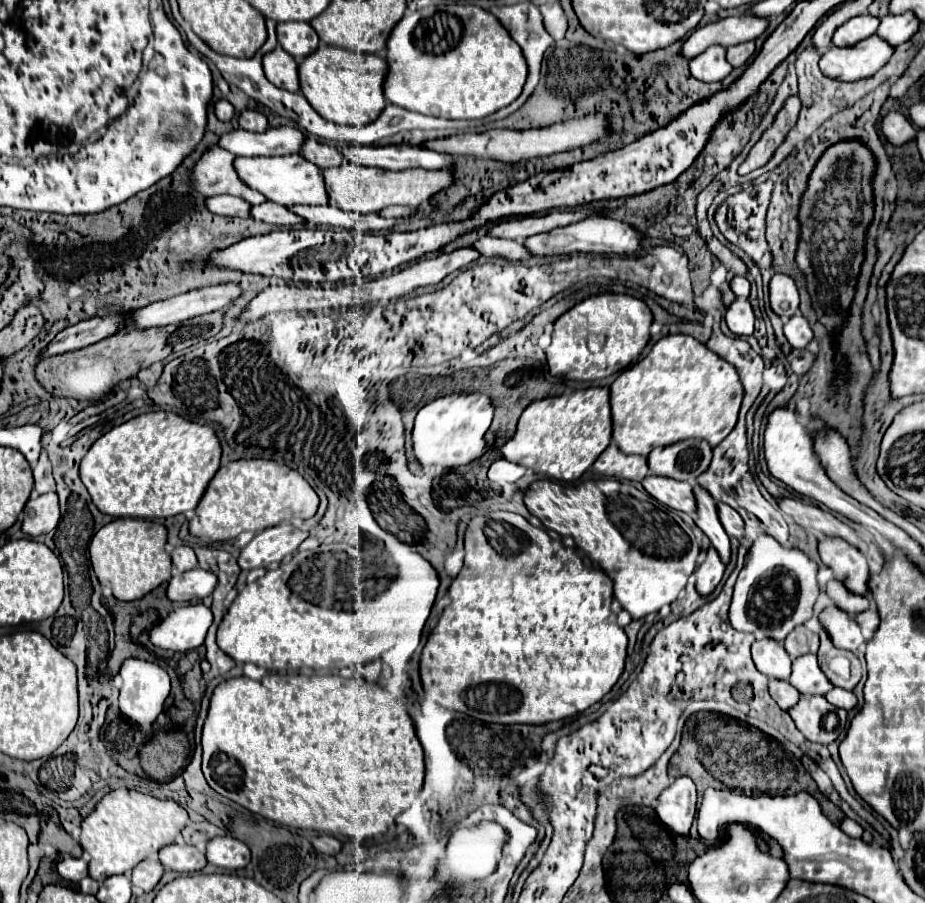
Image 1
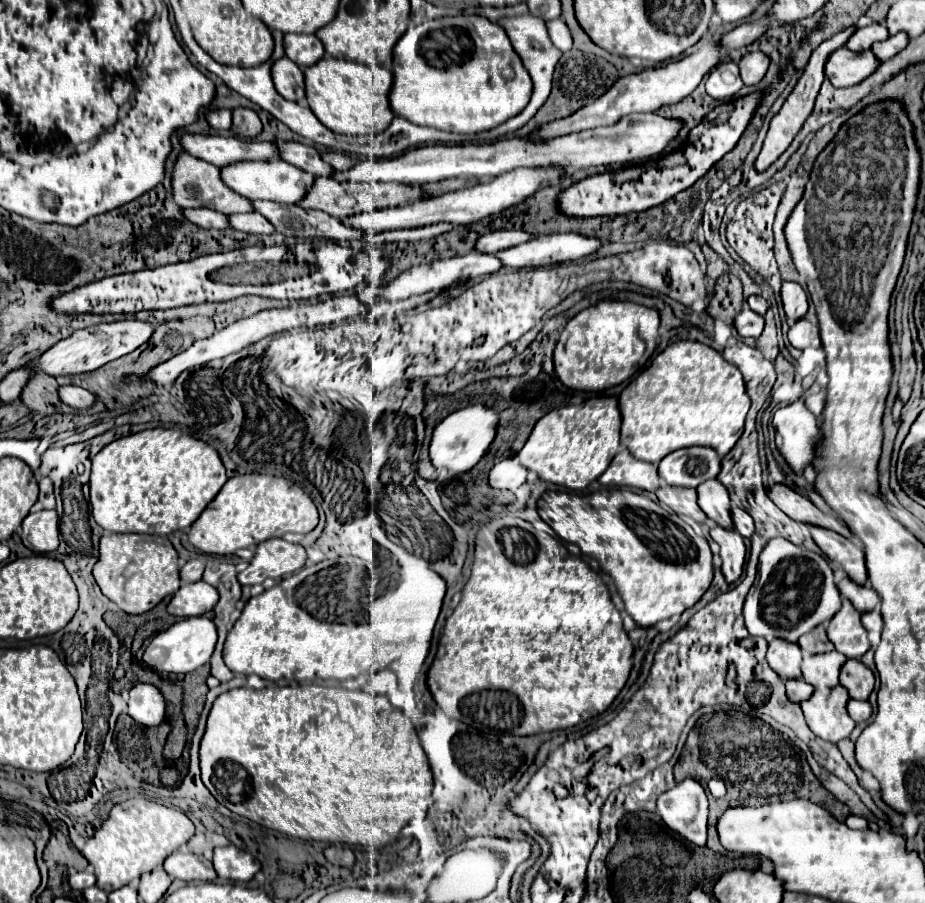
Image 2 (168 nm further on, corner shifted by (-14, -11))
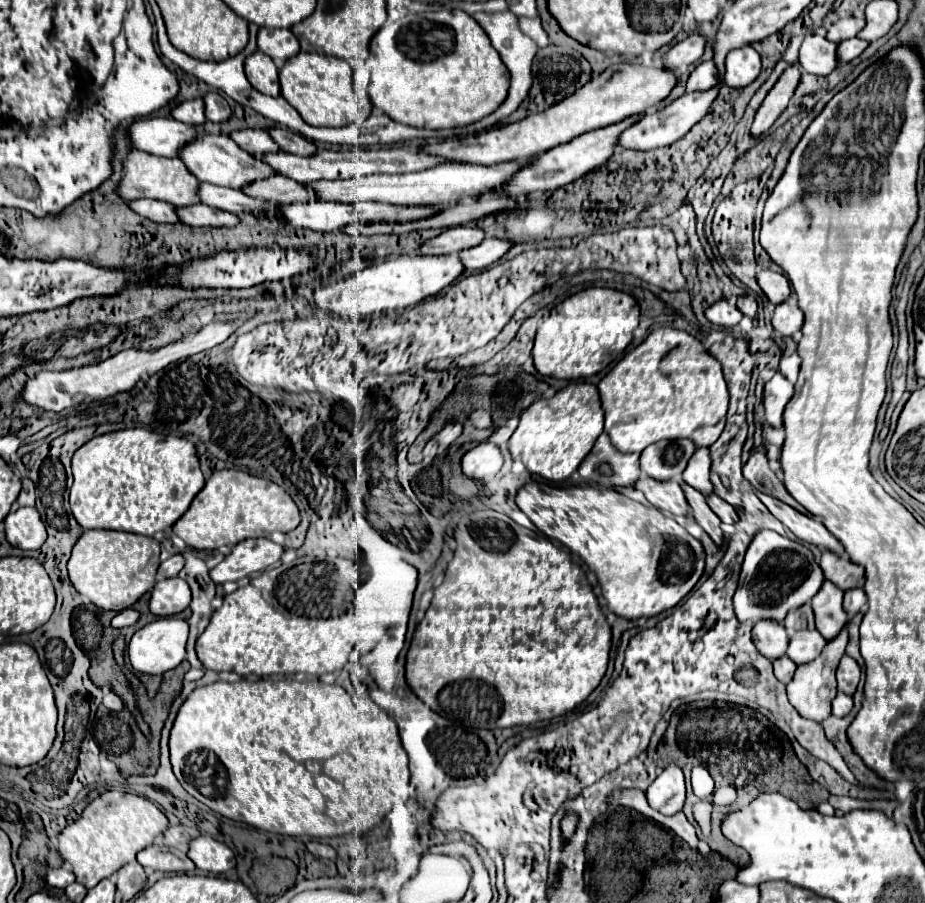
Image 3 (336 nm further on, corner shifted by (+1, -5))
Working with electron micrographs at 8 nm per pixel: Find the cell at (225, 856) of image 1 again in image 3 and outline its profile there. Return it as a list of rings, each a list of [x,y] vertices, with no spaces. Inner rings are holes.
[[[199,836],[191,840],[187,856],[195,862],[199,870],[211,872],[211,874],[223,874],[235,868],[237,864],[233,850],[227,848],[223,842],[217,842],[211,836]]]

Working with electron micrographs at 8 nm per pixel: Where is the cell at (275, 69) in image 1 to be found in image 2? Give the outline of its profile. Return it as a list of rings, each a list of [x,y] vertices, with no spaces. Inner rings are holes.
[[[286,56],[272,64],[270,74],[272,74],[274,88],[286,100],[302,102],[306,98],[304,96],[304,76],[302,76],[302,70],[292,60],[288,60]]]

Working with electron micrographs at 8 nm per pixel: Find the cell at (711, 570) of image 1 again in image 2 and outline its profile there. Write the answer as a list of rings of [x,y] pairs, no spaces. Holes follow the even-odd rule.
[[[714,524],[710,528],[710,536],[720,546],[722,572],[724,572],[726,580],[730,584],[736,582],[742,574],[742,564],[744,564],[744,556],[746,556],[744,538],[736,530],[728,532],[728,528],[718,528],[718,524]]]

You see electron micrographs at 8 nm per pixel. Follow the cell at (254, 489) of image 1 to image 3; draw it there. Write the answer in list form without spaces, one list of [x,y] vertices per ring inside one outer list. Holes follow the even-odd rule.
[[[219,470],[205,482],[205,488],[193,498],[189,510],[173,524],[173,532],[197,550],[235,546],[245,538],[269,536],[273,530],[291,532],[301,522],[293,498],[275,482],[253,476],[243,470]]]

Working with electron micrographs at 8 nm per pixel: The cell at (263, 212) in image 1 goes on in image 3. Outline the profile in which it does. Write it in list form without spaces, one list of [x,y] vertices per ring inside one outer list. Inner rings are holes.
[[[207,204],[177,208],[177,214],[187,226],[237,226],[241,222],[237,214],[229,214]]]

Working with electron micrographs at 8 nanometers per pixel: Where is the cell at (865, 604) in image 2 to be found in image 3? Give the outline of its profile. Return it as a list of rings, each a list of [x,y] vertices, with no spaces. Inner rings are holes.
[[[823,552],[821,558],[821,570],[825,574],[825,580],[833,582],[837,588],[853,590],[853,588],[863,588],[865,586],[865,574],[861,566],[853,564],[847,556],[837,558],[835,554]]]

